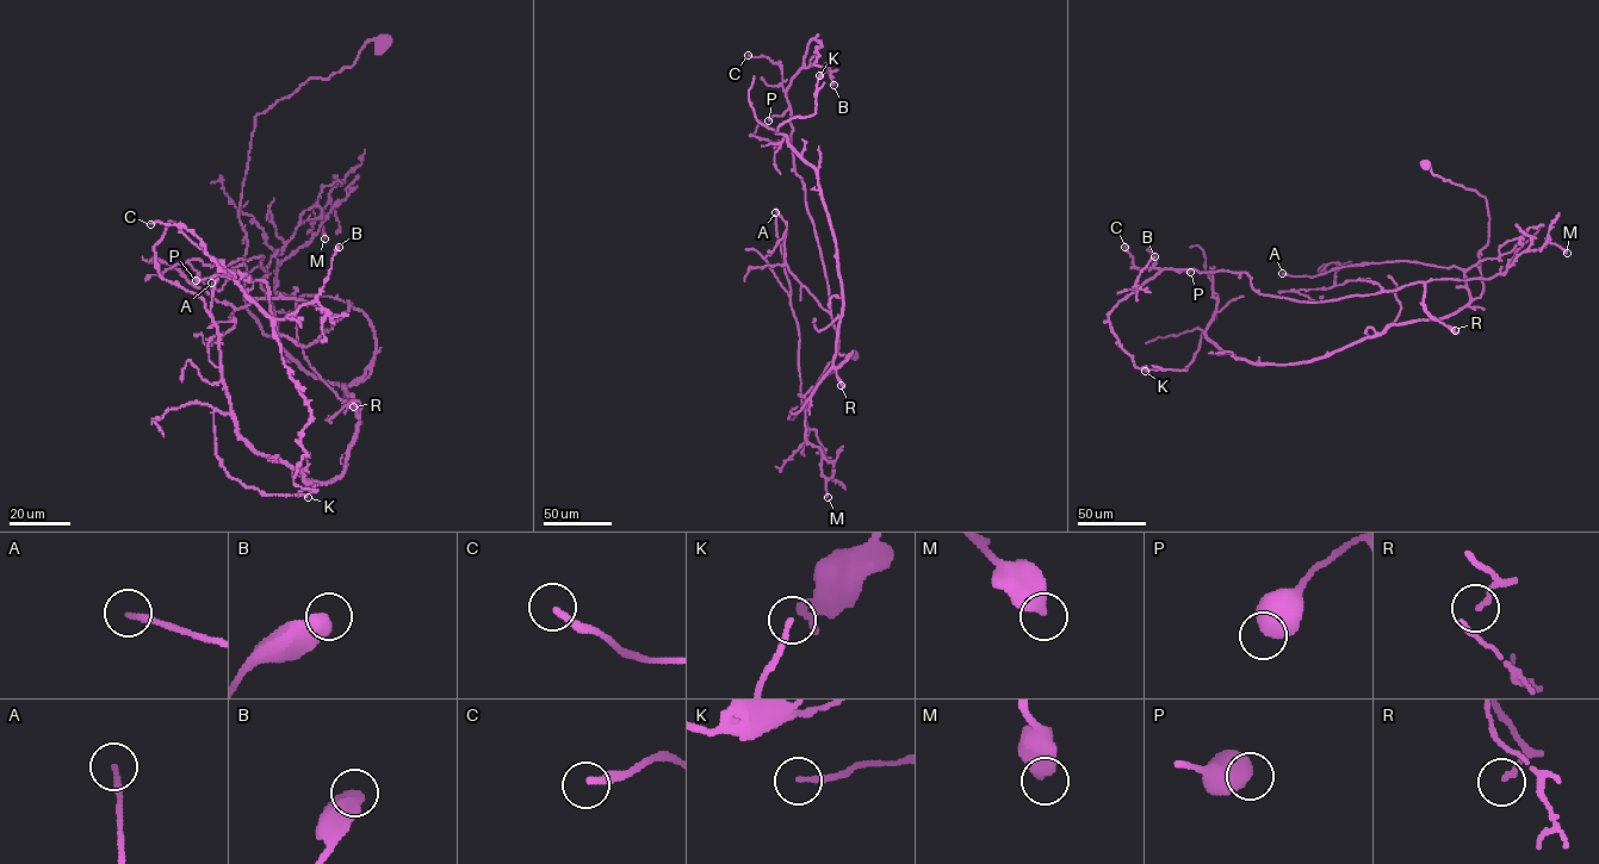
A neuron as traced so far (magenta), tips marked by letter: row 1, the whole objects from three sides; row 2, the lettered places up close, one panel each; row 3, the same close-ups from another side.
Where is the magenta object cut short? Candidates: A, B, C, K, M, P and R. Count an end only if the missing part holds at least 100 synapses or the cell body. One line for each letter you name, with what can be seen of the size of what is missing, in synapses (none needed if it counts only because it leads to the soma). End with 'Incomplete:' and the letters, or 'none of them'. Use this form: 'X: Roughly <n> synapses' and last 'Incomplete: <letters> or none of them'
Incomplete: none of them

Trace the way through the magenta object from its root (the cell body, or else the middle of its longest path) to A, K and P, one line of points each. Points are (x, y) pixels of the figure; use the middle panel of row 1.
A: (854, 355), (822, 378), (806, 405), (788, 418), (806, 401), (798, 395), (799, 333), (775, 212)
K: (854, 355), (788, 418), (831, 366), (842, 309), (817, 172), (776, 132), (816, 113), (819, 75)
P: (854, 355), (788, 418), (850, 354), (837, 352), (820, 252), (794, 169), (791, 107), (768, 120)

